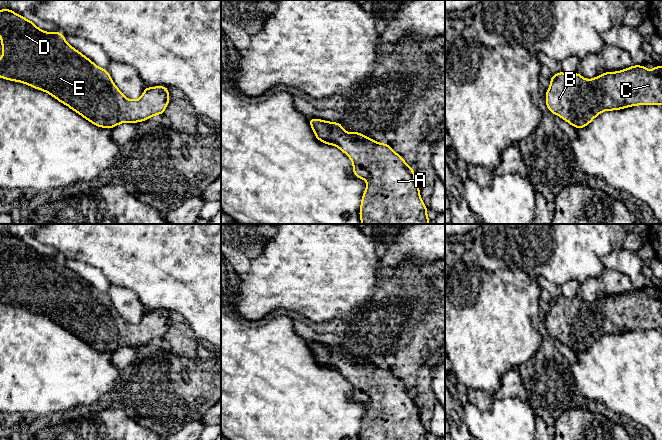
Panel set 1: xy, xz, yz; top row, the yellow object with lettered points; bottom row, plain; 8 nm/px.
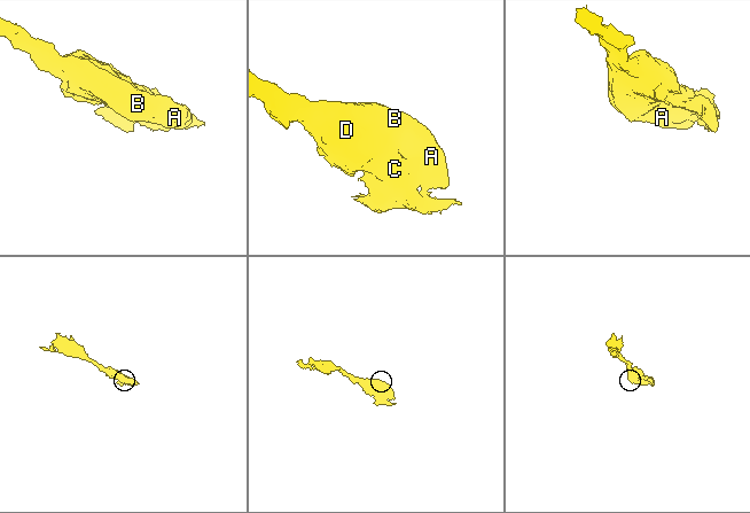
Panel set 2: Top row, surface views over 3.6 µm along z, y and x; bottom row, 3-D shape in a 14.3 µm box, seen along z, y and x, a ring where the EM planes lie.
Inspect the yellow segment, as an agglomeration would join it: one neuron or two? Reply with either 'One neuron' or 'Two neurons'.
One neuron

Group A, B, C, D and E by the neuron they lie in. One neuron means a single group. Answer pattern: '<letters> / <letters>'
A B C D E

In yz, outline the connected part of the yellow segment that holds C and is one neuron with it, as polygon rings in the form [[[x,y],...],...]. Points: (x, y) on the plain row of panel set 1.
[[[632,289],[615,296],[603,296],[593,303],[584,303],[579,296],[567,298],[559,295],[550,301],[545,327],[548,334],[576,353],[588,350],[605,335],[617,335],[636,329],[662,329],[662,289],[649,296],[645,289]]]

